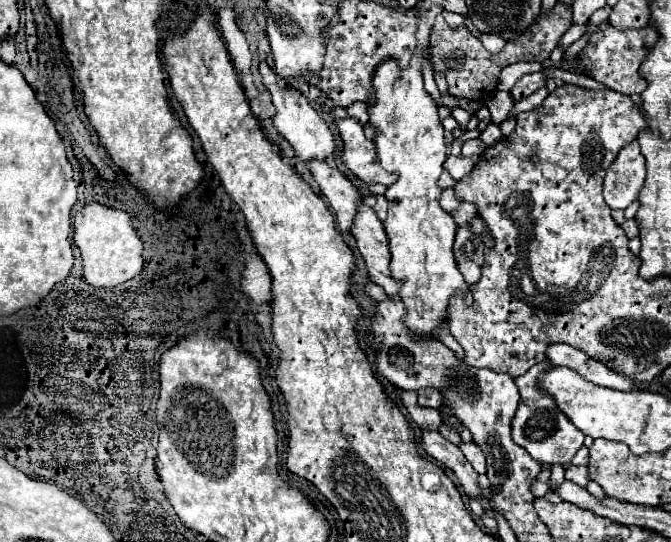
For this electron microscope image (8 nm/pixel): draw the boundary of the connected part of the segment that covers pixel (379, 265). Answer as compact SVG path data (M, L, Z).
M359 203L359 213L355 213L355 221L351 227L351 235L357 241L357 249L365 261L369 279L383 287L389 297L395 297L401 289L401 283L391 279L389 275L389 247L383 223L377 219L375 211L367 203Z

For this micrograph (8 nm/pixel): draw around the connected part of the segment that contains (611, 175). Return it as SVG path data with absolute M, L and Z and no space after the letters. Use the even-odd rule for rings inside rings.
M639 143L623 147L603 181L603 197L611 209L627 209L639 195L645 179L645 159L639 153Z

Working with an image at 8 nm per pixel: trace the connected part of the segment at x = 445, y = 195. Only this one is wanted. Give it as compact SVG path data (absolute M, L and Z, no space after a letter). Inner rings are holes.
M443 189L441 197L439 197L439 203L443 205L443 209L457 209L461 203L455 199L455 193L453 189Z

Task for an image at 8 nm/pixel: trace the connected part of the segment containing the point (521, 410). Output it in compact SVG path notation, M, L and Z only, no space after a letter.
M541 361L535 367L531 367L525 375L521 375L521 377L515 379L523 403L519 403L519 407L515 411L515 417L511 419L511 439L517 445L521 445L539 463L567 465L573 459L573 455L583 447L585 435L557 409L557 405L555 405L555 401L551 397L543 395L537 389L537 377L539 377L539 373L543 373L545 369L551 369L551 367L553 367L551 363Z

